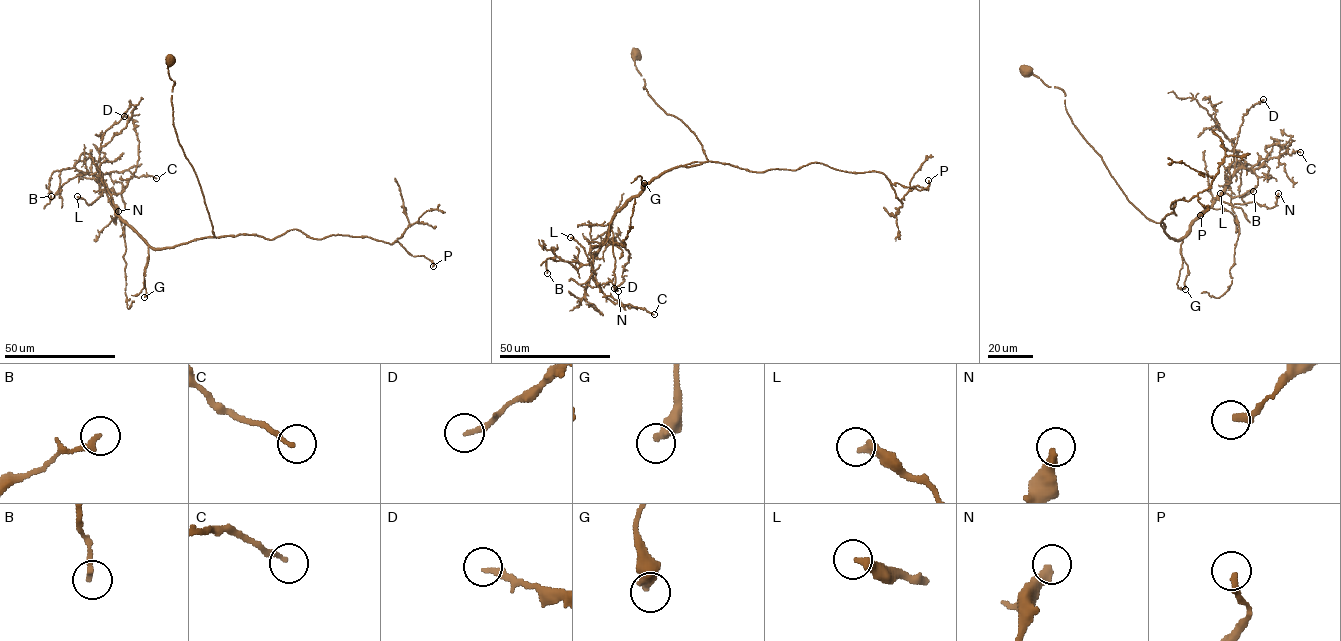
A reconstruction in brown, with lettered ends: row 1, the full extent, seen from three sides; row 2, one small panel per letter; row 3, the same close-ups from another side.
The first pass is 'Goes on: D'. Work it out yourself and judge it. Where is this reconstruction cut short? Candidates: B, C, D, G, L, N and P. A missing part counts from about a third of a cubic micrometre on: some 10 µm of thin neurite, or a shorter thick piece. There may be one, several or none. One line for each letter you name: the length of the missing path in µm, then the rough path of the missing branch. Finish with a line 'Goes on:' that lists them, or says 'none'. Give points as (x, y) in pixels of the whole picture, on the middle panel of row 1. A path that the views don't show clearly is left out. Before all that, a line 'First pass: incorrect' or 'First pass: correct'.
First pass: incorrect
Goes on: none

